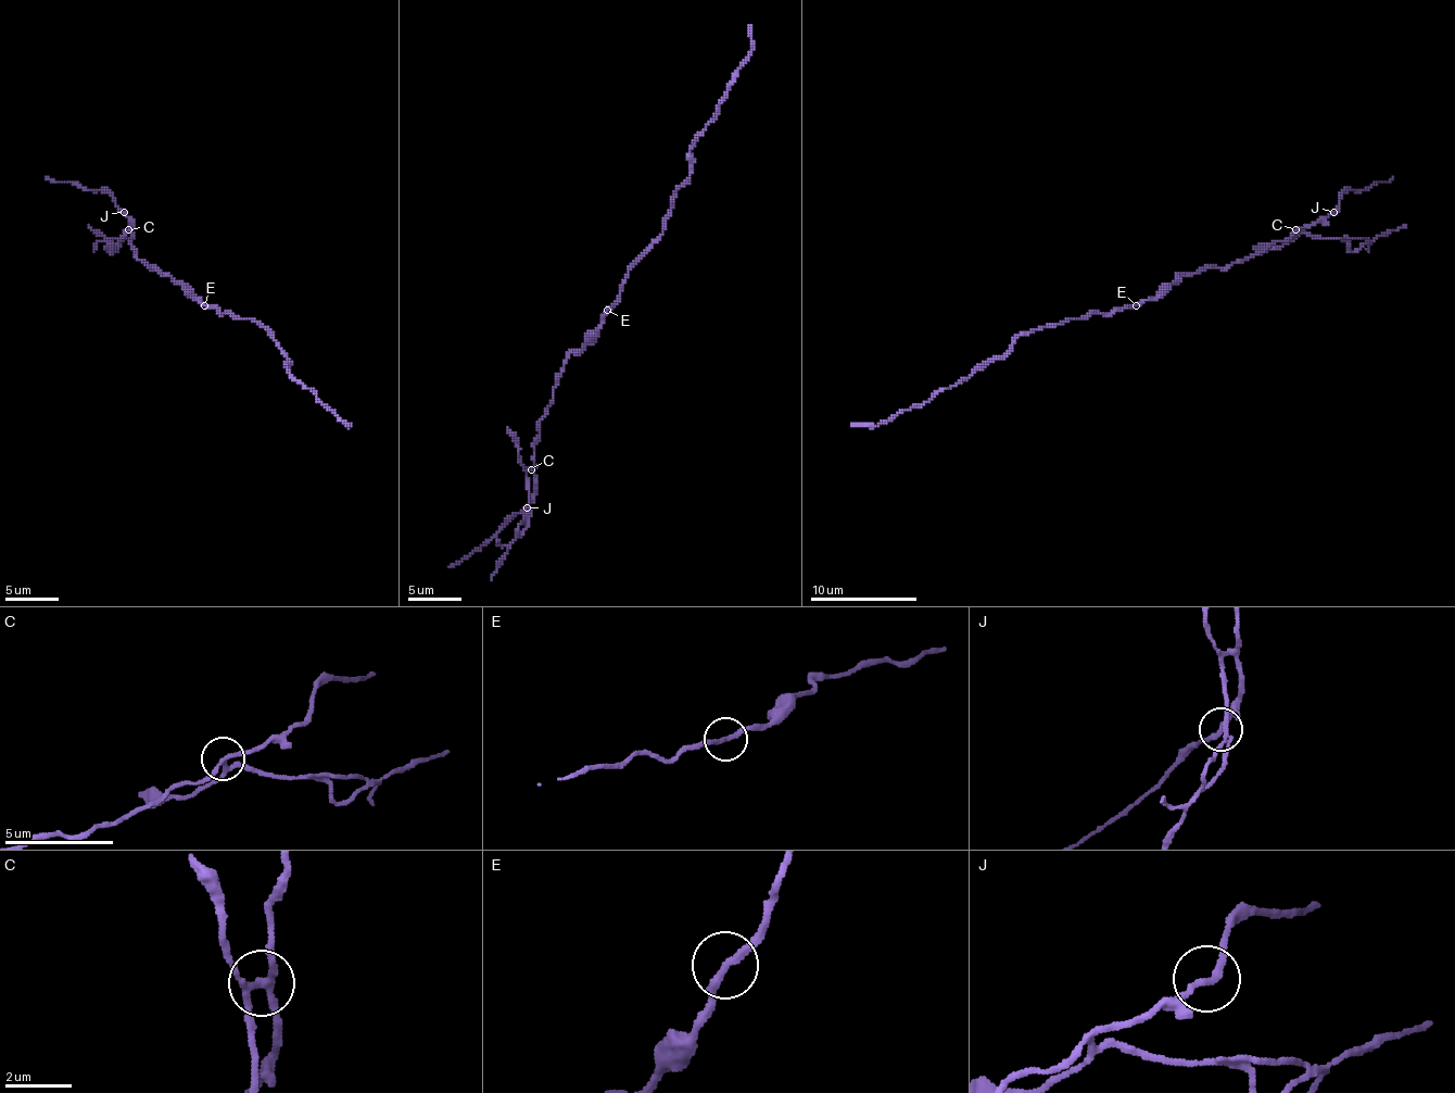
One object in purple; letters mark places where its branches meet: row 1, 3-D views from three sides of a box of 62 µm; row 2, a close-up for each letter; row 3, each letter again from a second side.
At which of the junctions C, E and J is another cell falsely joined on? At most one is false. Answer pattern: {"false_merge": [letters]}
{"false_merge": ["C"]}

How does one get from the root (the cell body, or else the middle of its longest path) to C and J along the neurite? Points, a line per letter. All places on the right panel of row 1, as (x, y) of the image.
C: (1136, 305), (1156, 300), (1178, 276), (1205, 267), (1229, 267), (1286, 241), (1297, 230)
J: (1136, 305), (1156, 300), (1178, 276), (1242, 262), (1277, 241), (1288, 241), (1302, 227), (1323, 222), (1333, 212)

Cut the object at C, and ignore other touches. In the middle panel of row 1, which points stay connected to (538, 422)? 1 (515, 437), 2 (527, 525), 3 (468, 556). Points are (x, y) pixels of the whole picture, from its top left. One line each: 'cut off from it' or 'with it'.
1: cut off from it
2: cut off from it
3: with it

